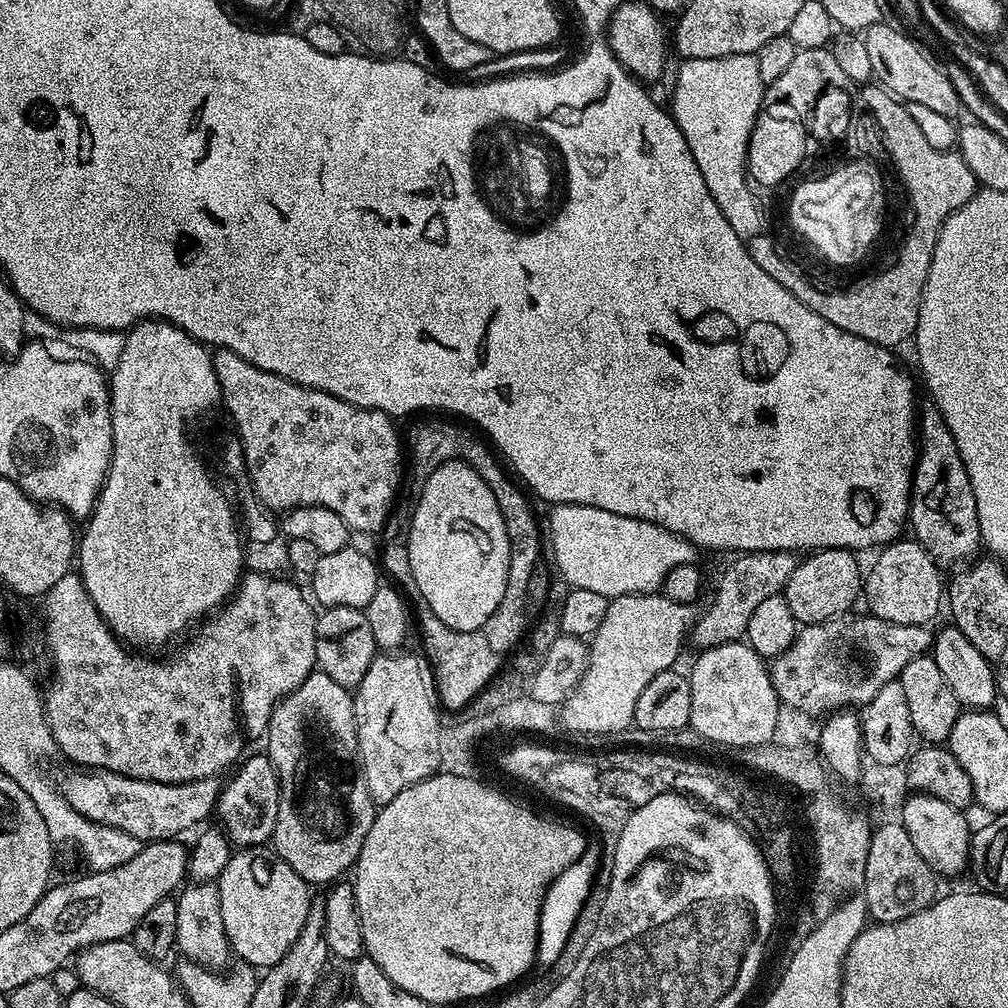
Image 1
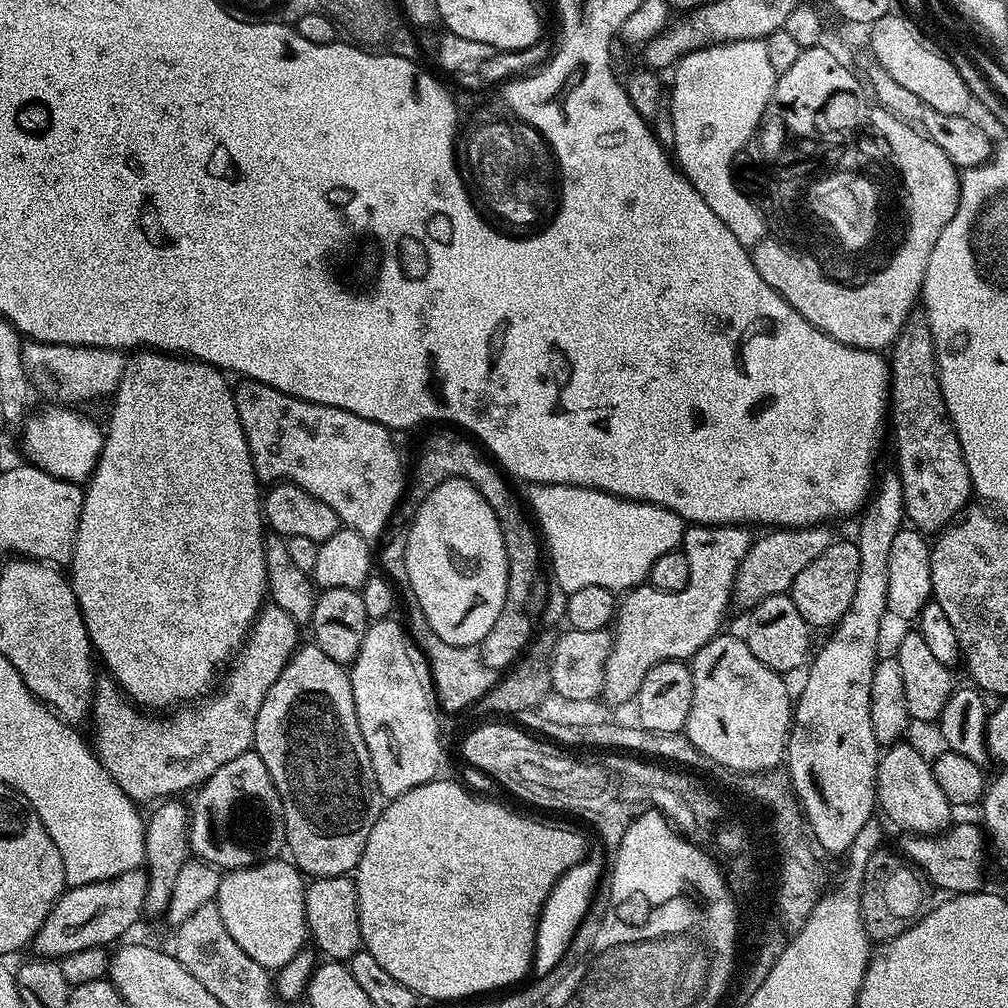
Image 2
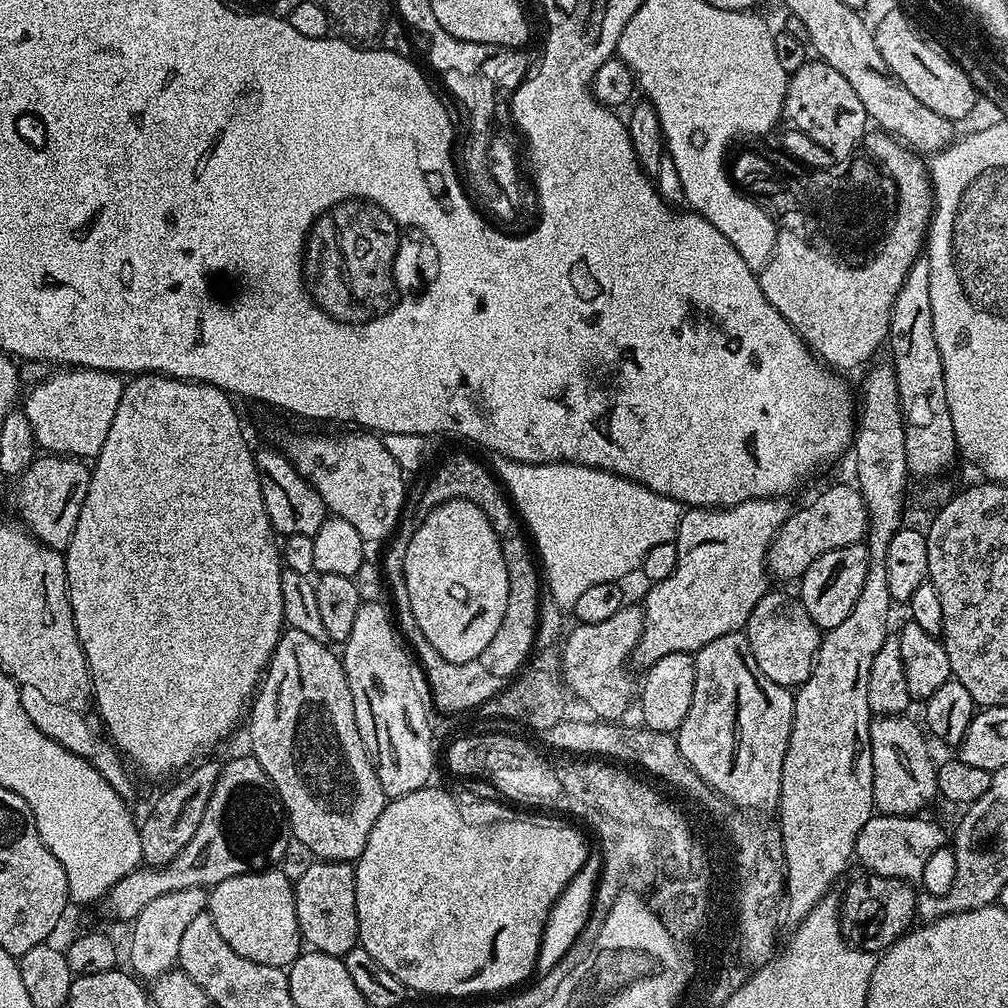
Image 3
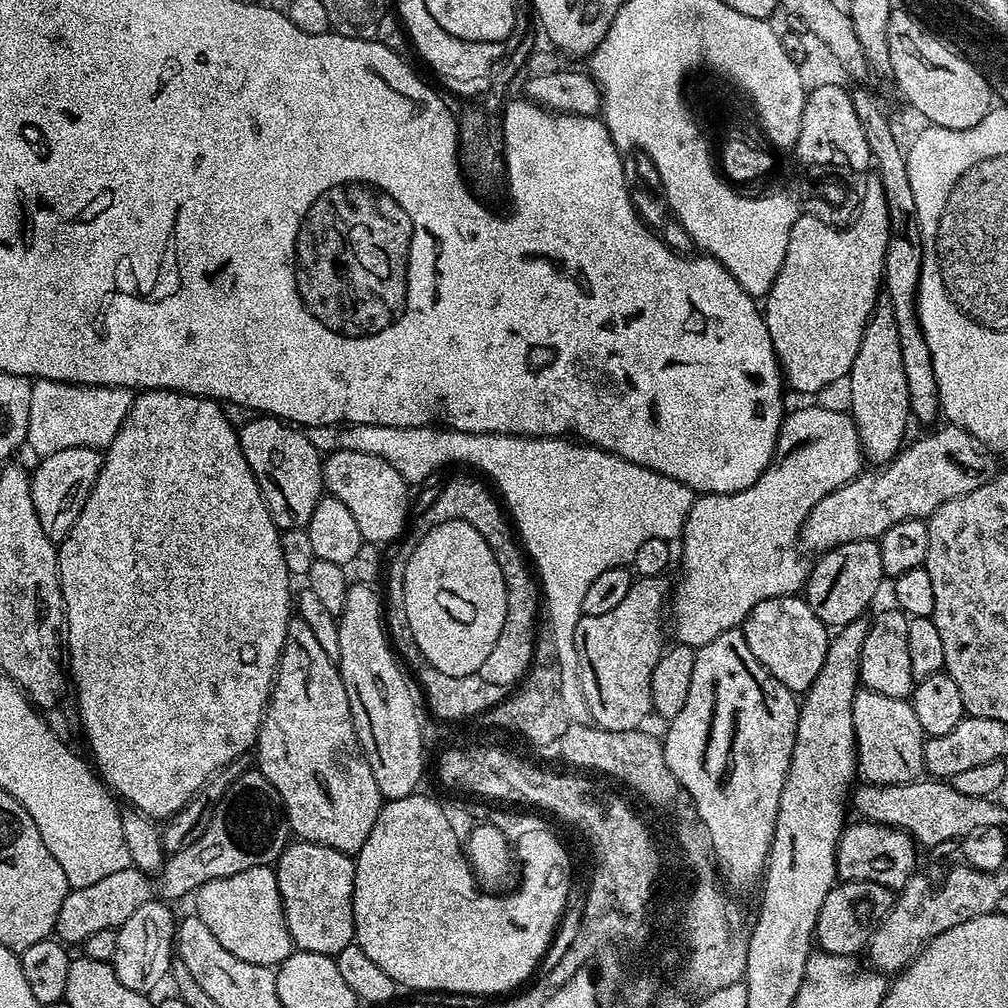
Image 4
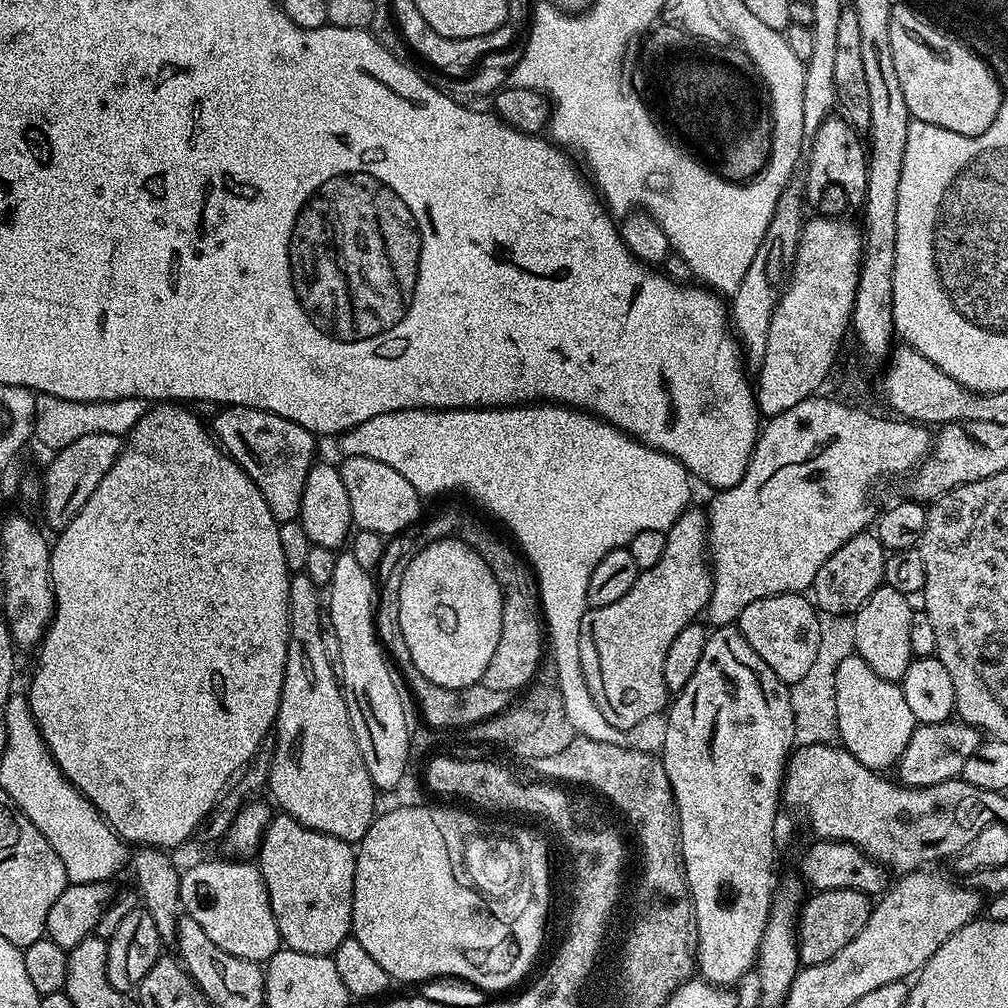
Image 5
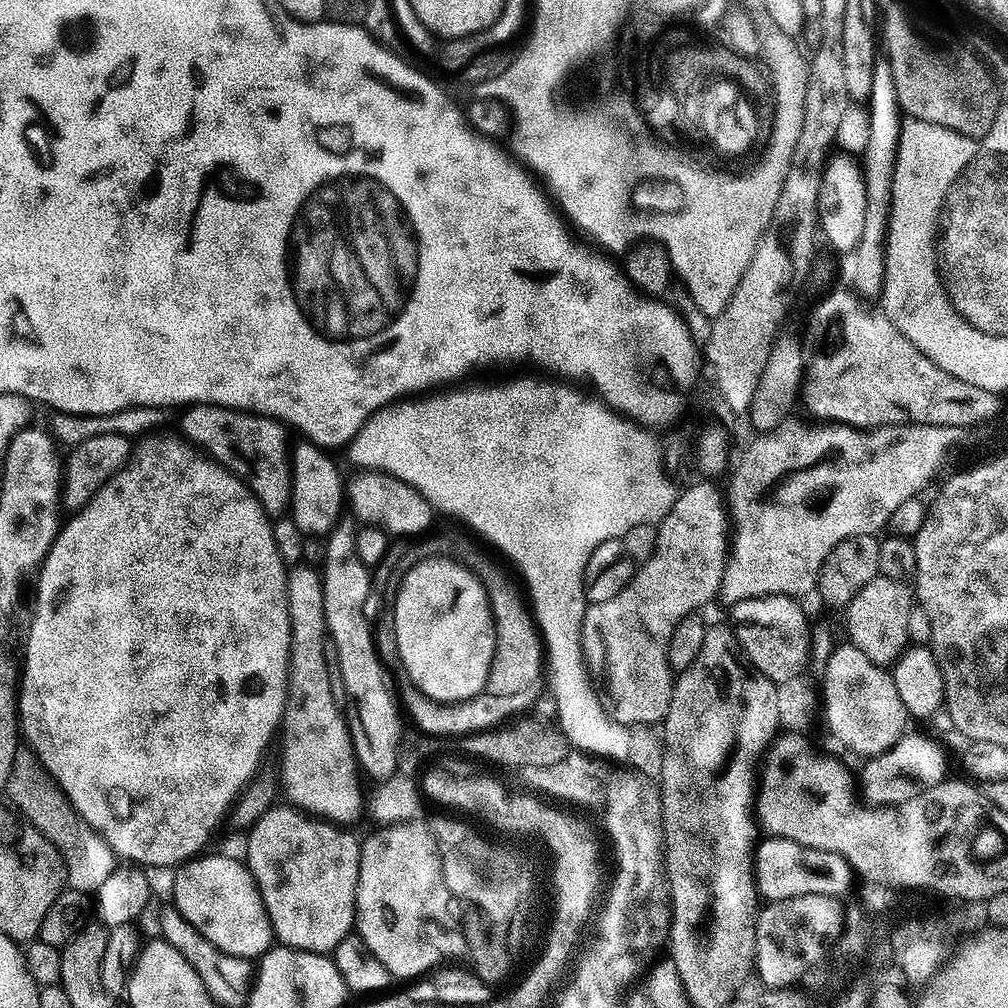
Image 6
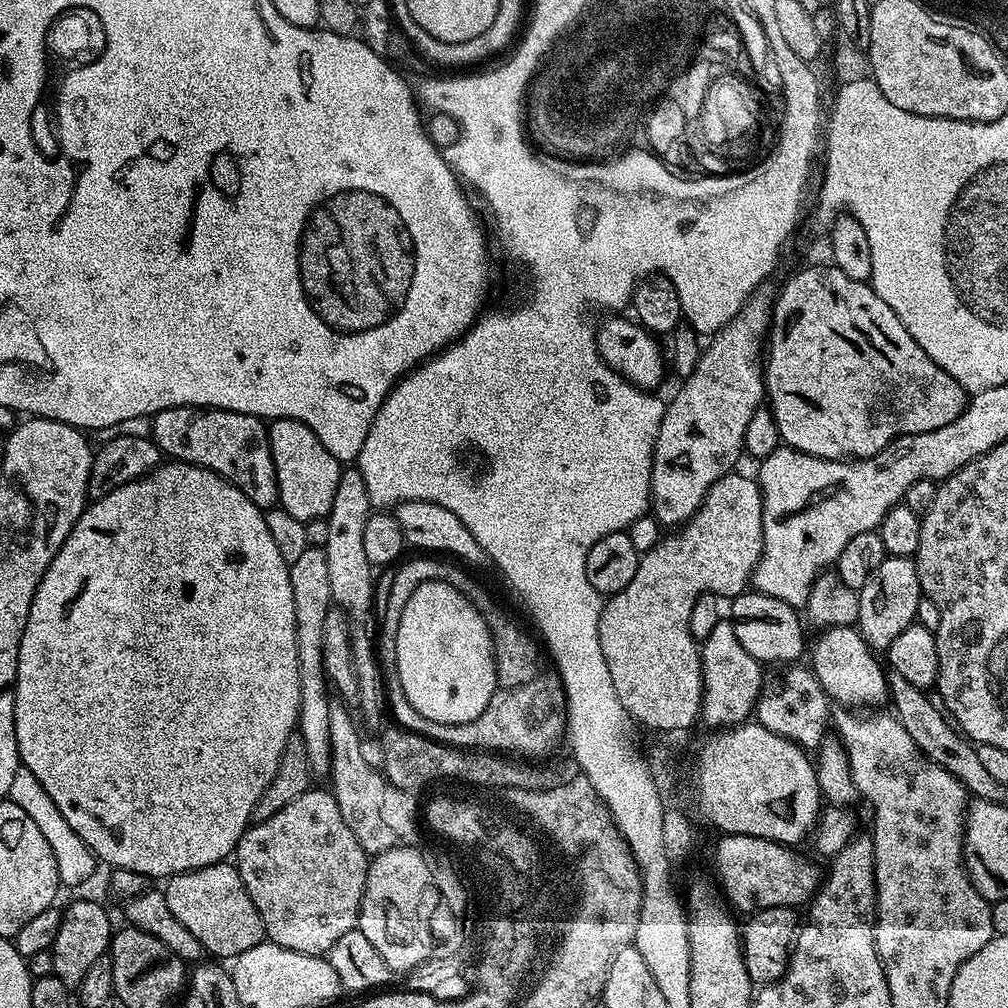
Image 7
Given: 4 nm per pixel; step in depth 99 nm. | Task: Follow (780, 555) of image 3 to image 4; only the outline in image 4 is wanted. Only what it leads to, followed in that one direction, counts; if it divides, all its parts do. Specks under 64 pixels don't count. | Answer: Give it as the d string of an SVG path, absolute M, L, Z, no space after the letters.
M945 423L943 427L937 432L930 433L929 436L922 437L921 440L914 441L913 444L911 441L907 446L901 448L900 453L887 466L881 467L879 470L861 471L856 479L846 482L838 490L826 494L826 498L822 498L822 502L818 502L814 506L814 510L810 510L806 522L800 528L801 545L809 553L823 554L846 542L879 541L880 536L886 534L886 530L890 530L890 526L903 520L924 520L932 516L934 510L938 510L938 506L942 506L962 494L970 494L970 490L978 490L978 486L994 479L998 471L997 457L985 448L978 438L974 438L966 430L950 423Z

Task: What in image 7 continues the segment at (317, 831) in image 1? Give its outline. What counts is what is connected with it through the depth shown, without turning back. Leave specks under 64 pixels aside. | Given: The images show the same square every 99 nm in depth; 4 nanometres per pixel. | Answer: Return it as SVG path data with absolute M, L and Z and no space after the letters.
M309 546L292 564L288 566L290 574L290 590L294 590L294 618L296 619L296 641L298 642L298 682L300 683L300 719L298 735L306 742L306 758L310 758L313 773L327 773L332 767L330 754L330 685L324 674L324 647L322 634L326 626L328 613L333 611L334 601L330 590L330 562L326 562L326 554L322 548Z

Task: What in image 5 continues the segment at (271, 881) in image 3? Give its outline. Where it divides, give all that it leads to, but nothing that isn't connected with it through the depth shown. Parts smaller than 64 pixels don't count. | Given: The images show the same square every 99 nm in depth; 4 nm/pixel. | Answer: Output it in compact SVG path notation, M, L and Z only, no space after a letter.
M204 860L180 873L180 907L226 954L267 962L282 947L280 931L270 910L270 898L259 867L252 862Z

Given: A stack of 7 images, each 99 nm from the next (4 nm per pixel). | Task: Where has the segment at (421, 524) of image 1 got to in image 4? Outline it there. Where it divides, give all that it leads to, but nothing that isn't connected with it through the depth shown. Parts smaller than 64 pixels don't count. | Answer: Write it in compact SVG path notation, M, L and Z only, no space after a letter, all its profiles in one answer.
M461 519L442 522L418 542L404 571L404 609L410 634L414 634L418 650L422 650L435 672L451 676L479 673L490 650L494 650L494 642L498 642L498 634L502 634L502 622L506 622L506 582L502 570L498 570L494 550L490 550L486 538L470 522Z

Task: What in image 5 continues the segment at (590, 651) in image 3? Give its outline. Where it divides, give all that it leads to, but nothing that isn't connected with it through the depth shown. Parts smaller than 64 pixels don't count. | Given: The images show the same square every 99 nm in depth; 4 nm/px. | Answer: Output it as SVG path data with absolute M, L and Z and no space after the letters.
M689 506L683 514L678 518L678 522L674 522L674 526L668 529L666 535L666 550L662 550L662 558L658 558L655 566L643 569L640 577L634 582L634 586L630 586L630 590L626 590L626 594L622 594L622 598L618 598L618 602L610 602L610 606L602 606L601 608L593 608L587 613L586 628L590 633L592 631L592 644L596 647L596 668L600 671L600 692L598 688L598 703L602 714L606 714L606 722L610 722L610 726L621 730L629 730L628 728L636 728L643 722L647 716L656 716L665 711L670 704L670 693L666 686L666 678L662 676L662 665L666 663L666 650L670 650L670 642L674 642L674 638L684 627L693 623L697 619L696 616L705 611L708 607L708 599L712 593L712 569L710 567L710 553L708 551L708 517L703 507Z

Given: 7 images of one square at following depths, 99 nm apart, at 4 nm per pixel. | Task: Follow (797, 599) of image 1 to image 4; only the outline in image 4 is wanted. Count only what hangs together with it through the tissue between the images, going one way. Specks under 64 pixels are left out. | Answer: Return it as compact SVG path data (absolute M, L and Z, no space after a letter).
M855 540L831 548L811 565L806 585L806 599L810 610L829 629L845 628L850 622L861 619L872 604L880 583L886 580L882 566L882 550L875 540Z

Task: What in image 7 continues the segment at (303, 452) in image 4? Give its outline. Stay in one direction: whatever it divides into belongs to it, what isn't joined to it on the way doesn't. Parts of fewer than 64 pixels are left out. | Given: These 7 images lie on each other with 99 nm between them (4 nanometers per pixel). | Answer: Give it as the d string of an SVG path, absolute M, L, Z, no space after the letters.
M185 406L157 412L151 421L150 439L165 457L217 472L262 510L277 507L280 498L278 478L268 441L268 429L261 417L227 412L221 408Z

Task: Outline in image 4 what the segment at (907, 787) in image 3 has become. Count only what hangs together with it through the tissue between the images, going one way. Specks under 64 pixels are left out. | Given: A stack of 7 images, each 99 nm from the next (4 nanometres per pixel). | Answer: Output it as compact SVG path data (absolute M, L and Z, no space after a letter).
M864 688L854 698L854 734L858 772L869 784L911 784L925 775L924 741L918 714L908 700L886 698Z

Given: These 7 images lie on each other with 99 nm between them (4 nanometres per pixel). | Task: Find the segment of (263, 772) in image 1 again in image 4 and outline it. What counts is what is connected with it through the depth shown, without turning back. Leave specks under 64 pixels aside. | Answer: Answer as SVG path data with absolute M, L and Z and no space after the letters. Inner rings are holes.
M259 770L241 771L240 775L218 802L202 838L198 838L190 846L171 853L164 861L164 867L159 873L159 895L165 901L173 902L179 896L191 897L197 888L214 878L230 878L230 874L242 874L242 870L267 868L275 865L290 843L290 829L280 802L276 787L264 777ZM129 866L117 870L115 874L109 874L107 878L93 882L91 886L71 889L66 894L66 902L62 902L62 910L58 910L55 939L68 946L80 946L100 930L119 930L126 922L126 918L130 918L130 914L138 910L138 906L153 899L152 880L153 877L149 873L137 872Z

